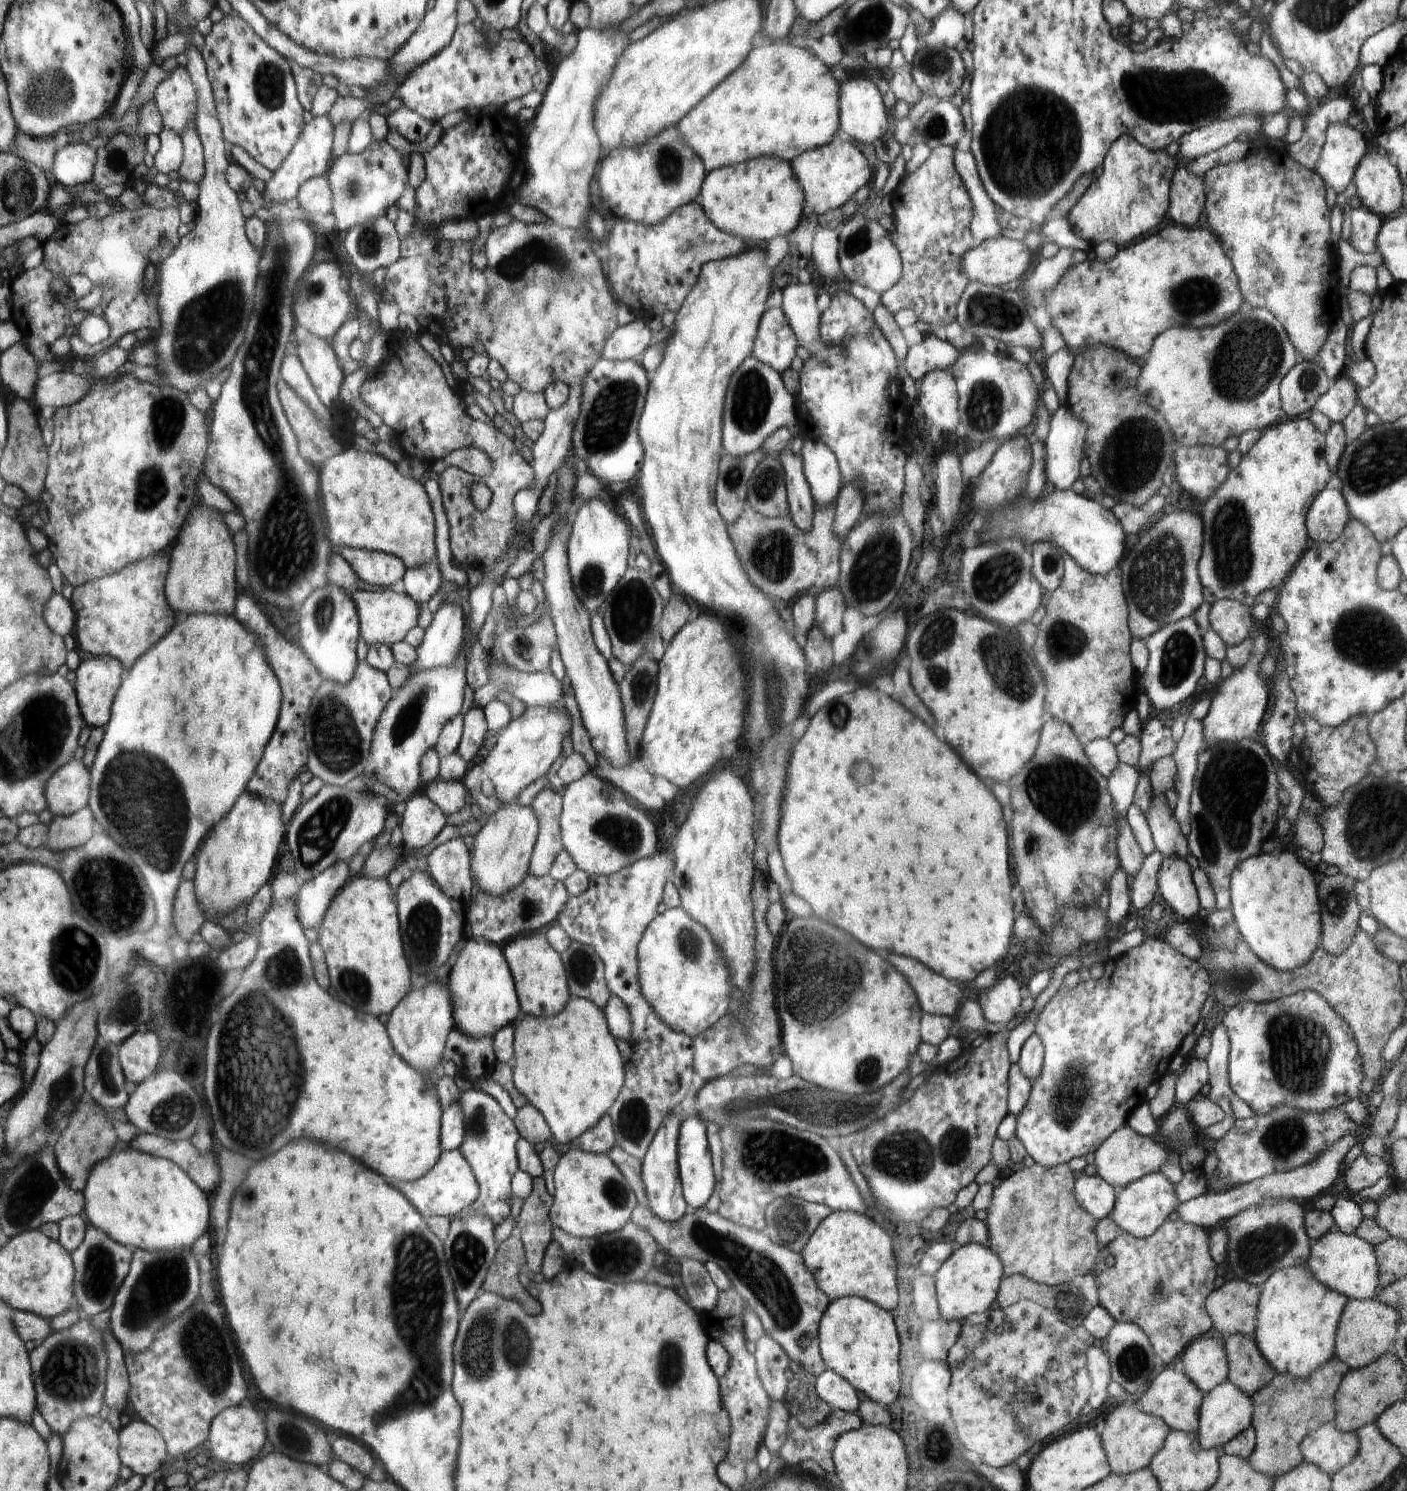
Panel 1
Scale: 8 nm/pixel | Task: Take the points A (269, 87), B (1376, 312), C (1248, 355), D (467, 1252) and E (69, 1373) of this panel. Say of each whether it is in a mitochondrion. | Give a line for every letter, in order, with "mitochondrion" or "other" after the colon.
A: mitochondrion
B: other
C: mitochondrion
D: mitochondrion
E: mitochondrion

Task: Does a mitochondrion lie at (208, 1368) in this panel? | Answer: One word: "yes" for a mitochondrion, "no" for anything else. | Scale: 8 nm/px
yes

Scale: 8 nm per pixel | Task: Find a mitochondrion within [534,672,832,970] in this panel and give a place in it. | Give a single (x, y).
(625, 833)

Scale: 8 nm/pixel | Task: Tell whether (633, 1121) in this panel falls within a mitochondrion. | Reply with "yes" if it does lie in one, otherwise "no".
yes

